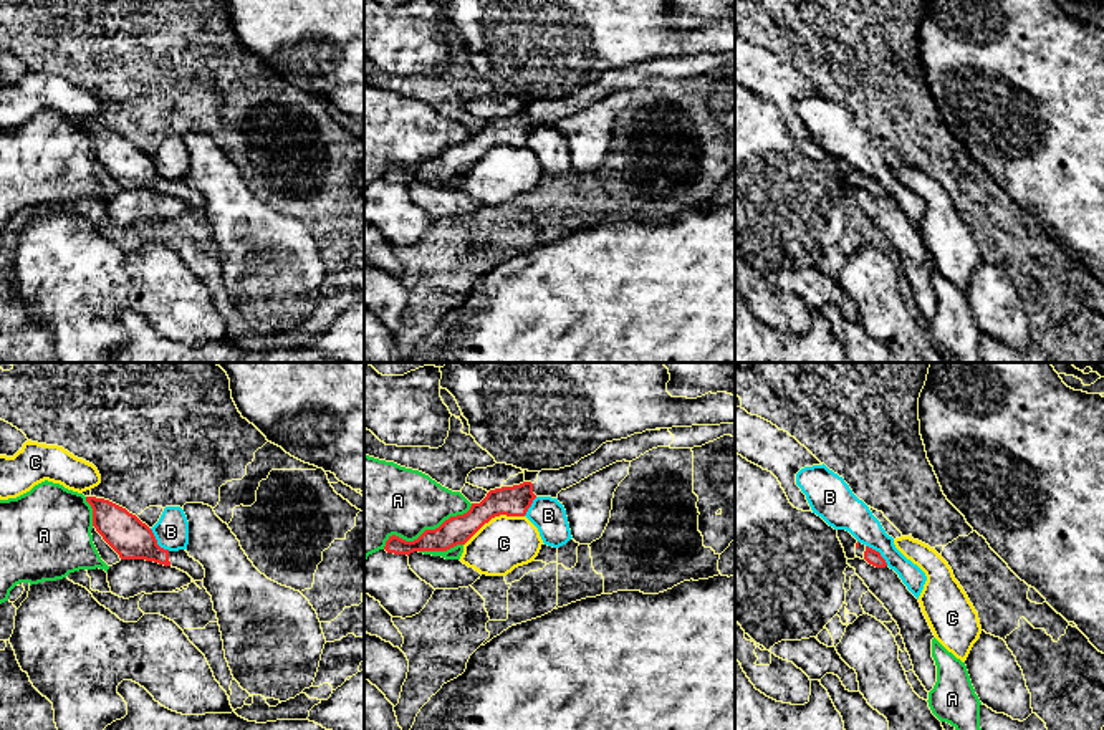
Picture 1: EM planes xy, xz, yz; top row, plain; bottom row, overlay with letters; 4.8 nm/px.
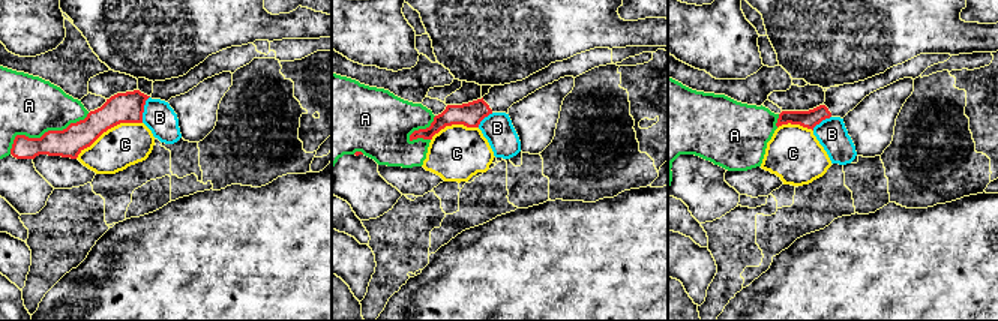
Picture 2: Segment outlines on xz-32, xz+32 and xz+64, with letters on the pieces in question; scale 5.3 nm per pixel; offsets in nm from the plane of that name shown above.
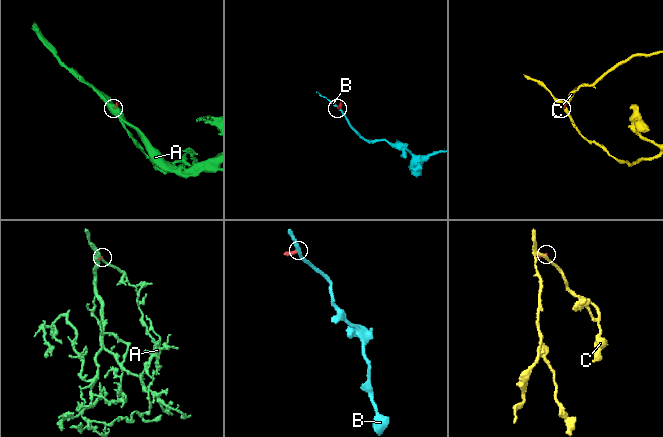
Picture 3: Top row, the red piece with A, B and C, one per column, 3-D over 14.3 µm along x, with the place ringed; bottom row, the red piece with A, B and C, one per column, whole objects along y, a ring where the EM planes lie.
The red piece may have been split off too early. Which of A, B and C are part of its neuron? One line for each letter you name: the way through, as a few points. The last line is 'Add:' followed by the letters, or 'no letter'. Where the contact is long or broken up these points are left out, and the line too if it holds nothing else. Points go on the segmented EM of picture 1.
Add: no letter

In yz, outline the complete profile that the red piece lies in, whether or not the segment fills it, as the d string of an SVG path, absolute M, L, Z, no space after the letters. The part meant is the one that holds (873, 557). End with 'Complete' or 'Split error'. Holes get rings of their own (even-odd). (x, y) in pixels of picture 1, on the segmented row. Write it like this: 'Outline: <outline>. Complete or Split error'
Outline: M856 543L856 556L861 560L866 560L869 564L876 566L876 568L886 568L887 563L886 560L881 556L879 551L862 545L862 543Z. Split error

